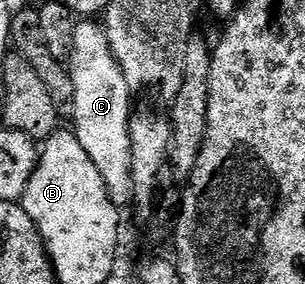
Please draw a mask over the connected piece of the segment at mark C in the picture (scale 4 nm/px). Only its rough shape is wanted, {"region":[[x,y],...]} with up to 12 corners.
{"region":[[77,22],[72,130],[113,203],[135,200],[129,82]]}

